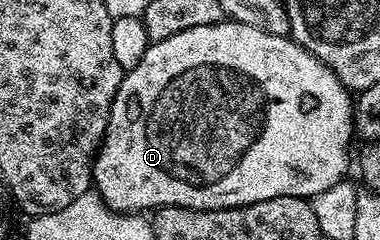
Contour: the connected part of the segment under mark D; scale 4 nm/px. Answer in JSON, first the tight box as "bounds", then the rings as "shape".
{"bounds":[93,19,353,214],"shape":[[[224,19],[206,25],[205,27],[189,27],[185,31],[177,31],[177,35],[169,35],[169,39],[161,39],[160,41],[152,41],[151,46],[145,51],[145,55],[141,59],[141,63],[137,63],[137,67],[126,70],[123,74],[123,82],[117,91],[117,95],[113,99],[113,107],[109,115],[109,123],[107,124],[107,133],[103,136],[103,144],[99,146],[99,152],[95,154],[95,163],[93,166],[93,189],[99,194],[101,200],[107,204],[110,209],[116,213],[137,213],[142,214],[143,209],[154,211],[164,209],[165,207],[185,207],[186,209],[240,209],[243,205],[252,205],[253,203],[261,203],[268,201],[274,197],[302,197],[304,199],[313,199],[317,195],[321,195],[325,191],[329,191],[329,187],[333,187],[338,181],[344,180],[347,169],[347,148],[351,145],[351,137],[353,138],[353,97],[344,85],[337,79],[337,75],[327,65],[320,63],[318,59],[305,47],[301,47],[296,41],[291,40],[290,36],[282,37],[281,35],[273,35],[261,31],[257,27],[249,27],[245,23],[237,23],[230,19]]]}

